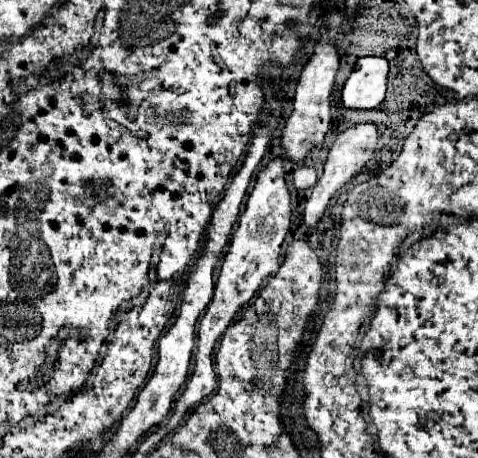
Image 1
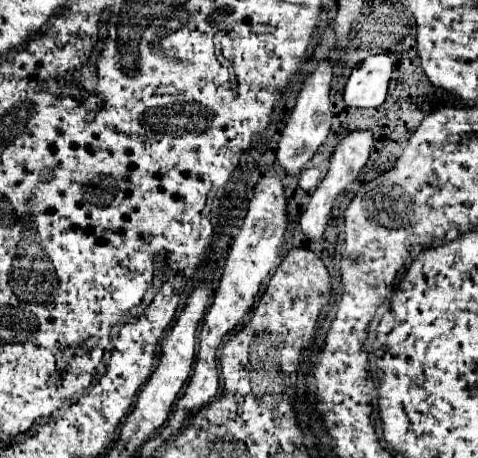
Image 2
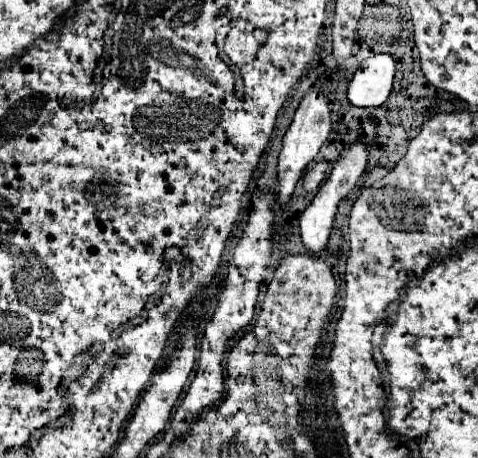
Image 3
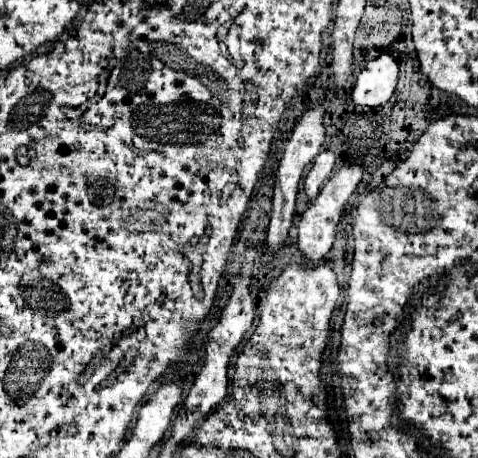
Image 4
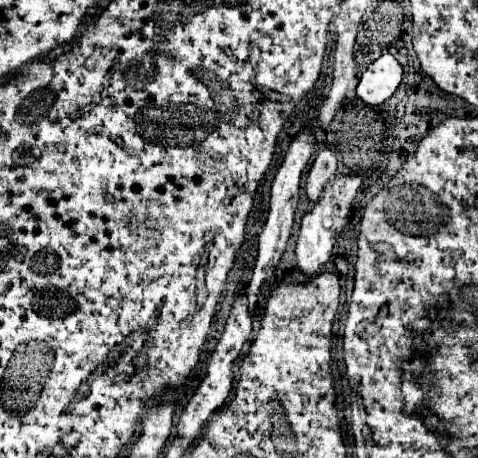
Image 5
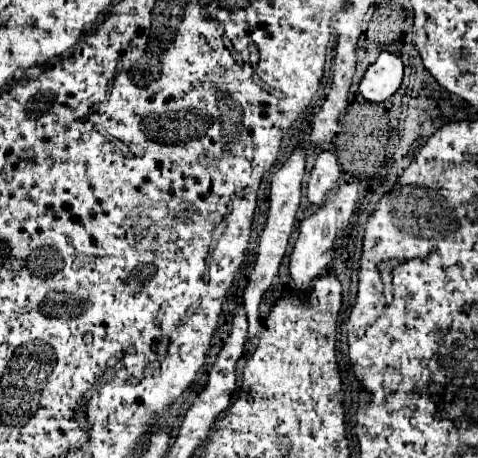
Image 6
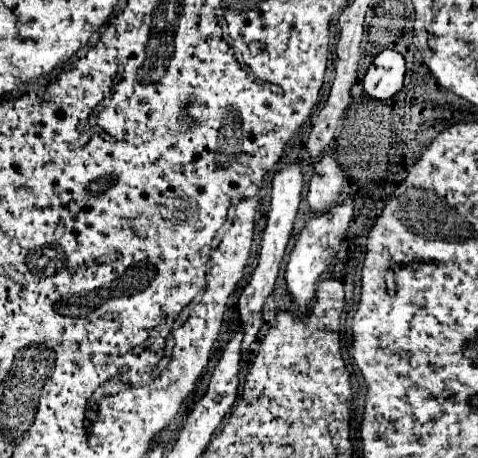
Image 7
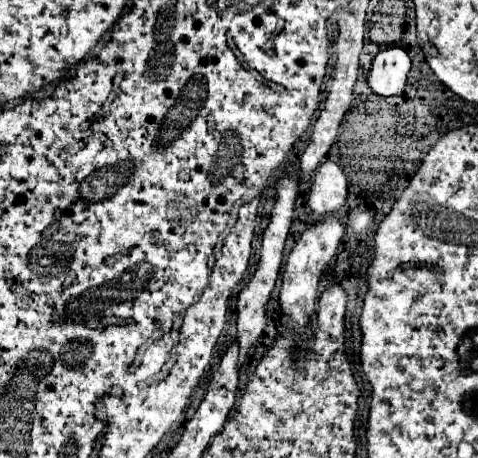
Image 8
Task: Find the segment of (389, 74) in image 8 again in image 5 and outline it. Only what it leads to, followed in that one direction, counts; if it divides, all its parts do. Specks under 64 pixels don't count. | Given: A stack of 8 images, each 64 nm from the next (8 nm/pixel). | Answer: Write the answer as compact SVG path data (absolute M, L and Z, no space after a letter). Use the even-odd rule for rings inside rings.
M384 52L360 76L356 96L368 106L378 106L396 92L400 80L402 80L400 62L390 52Z

